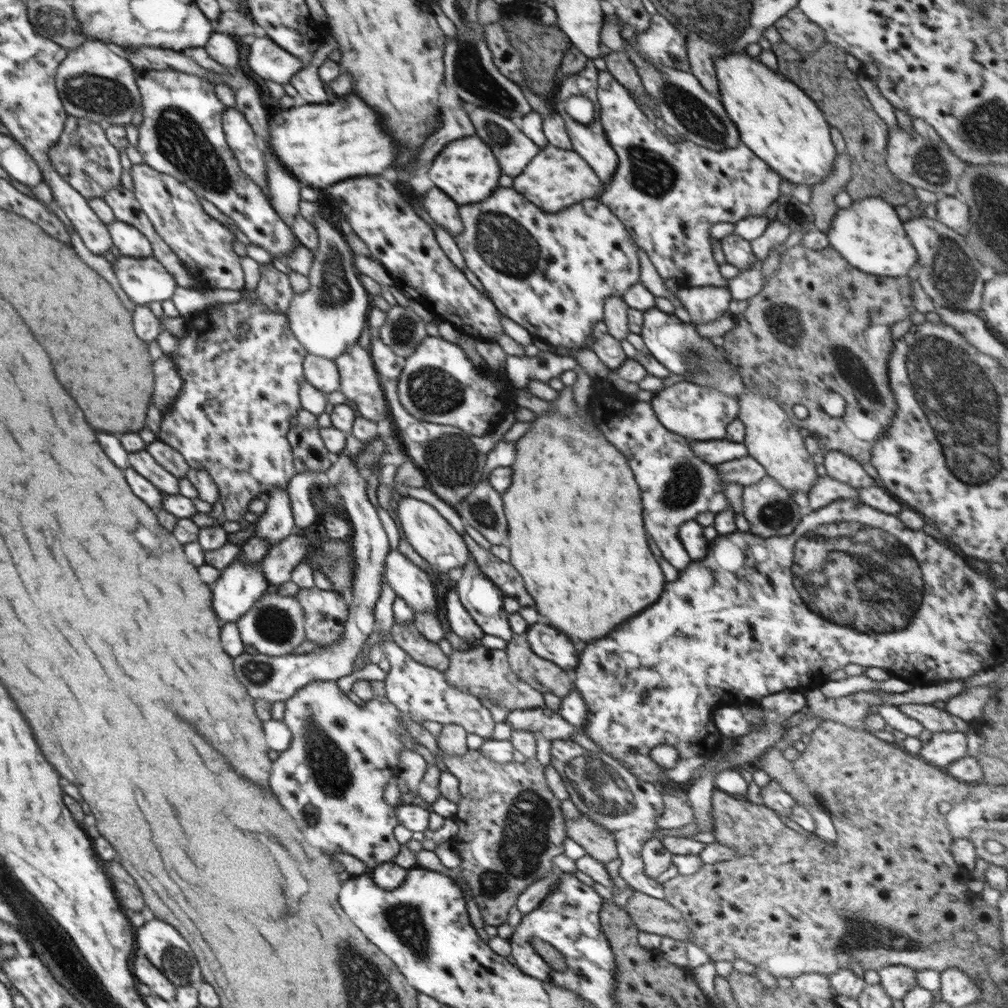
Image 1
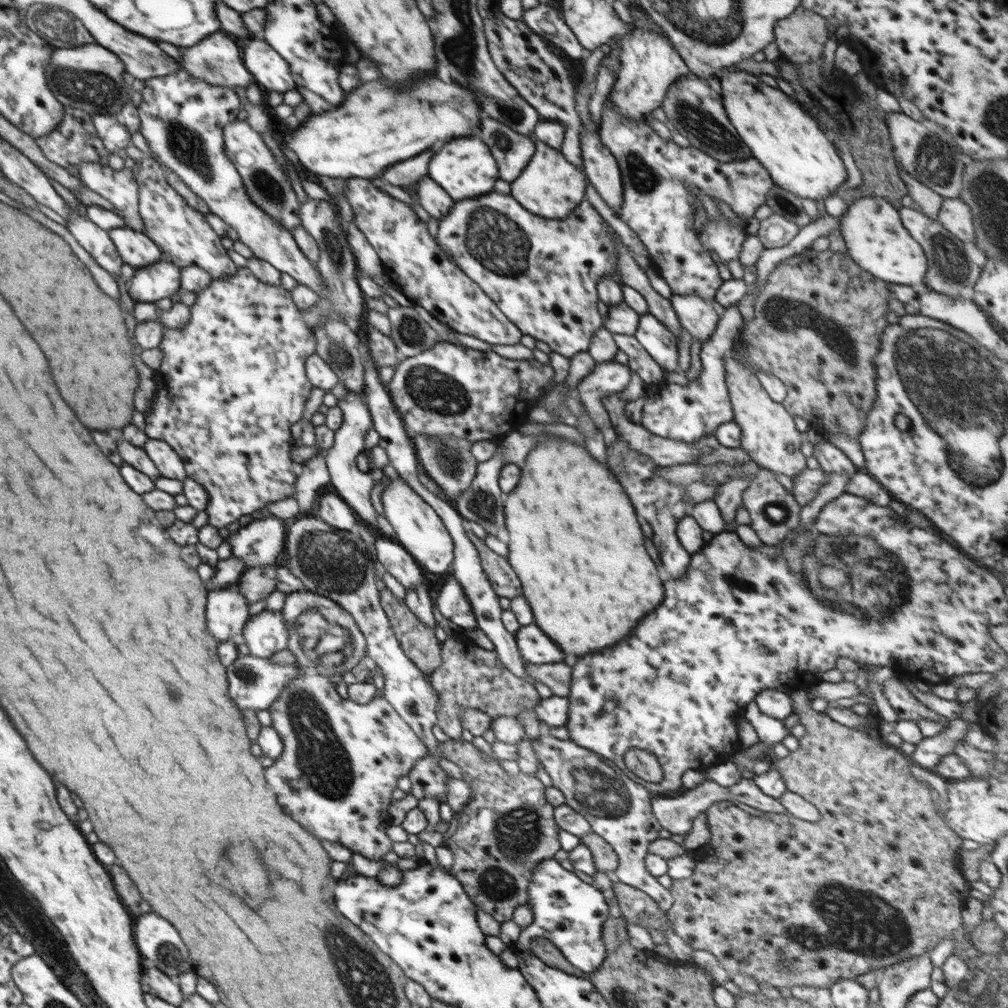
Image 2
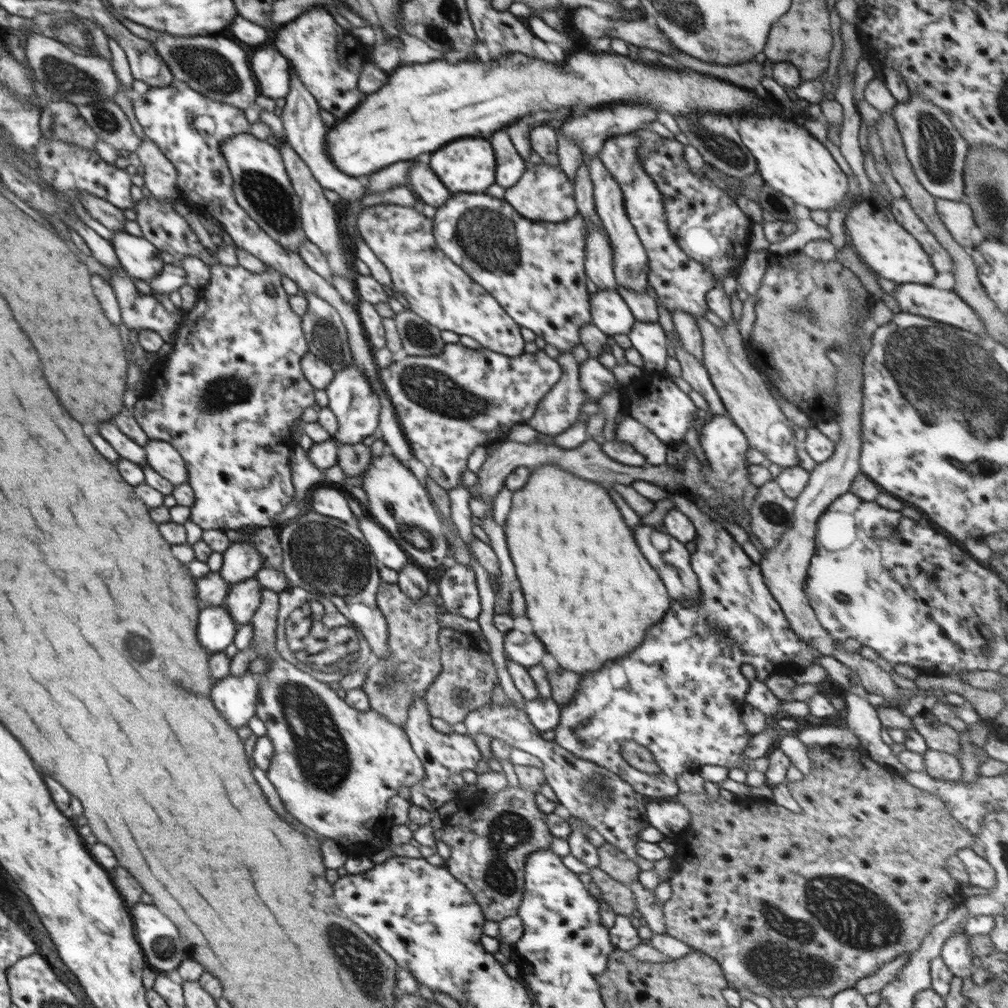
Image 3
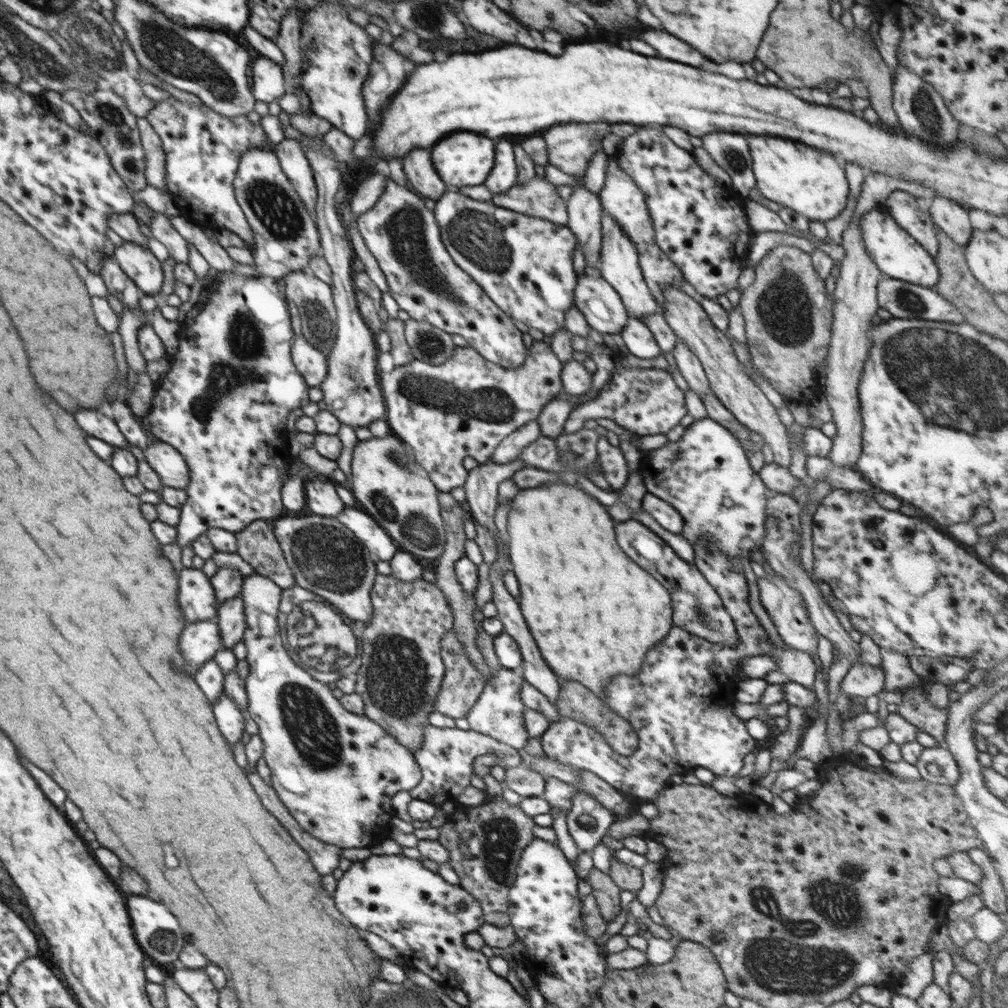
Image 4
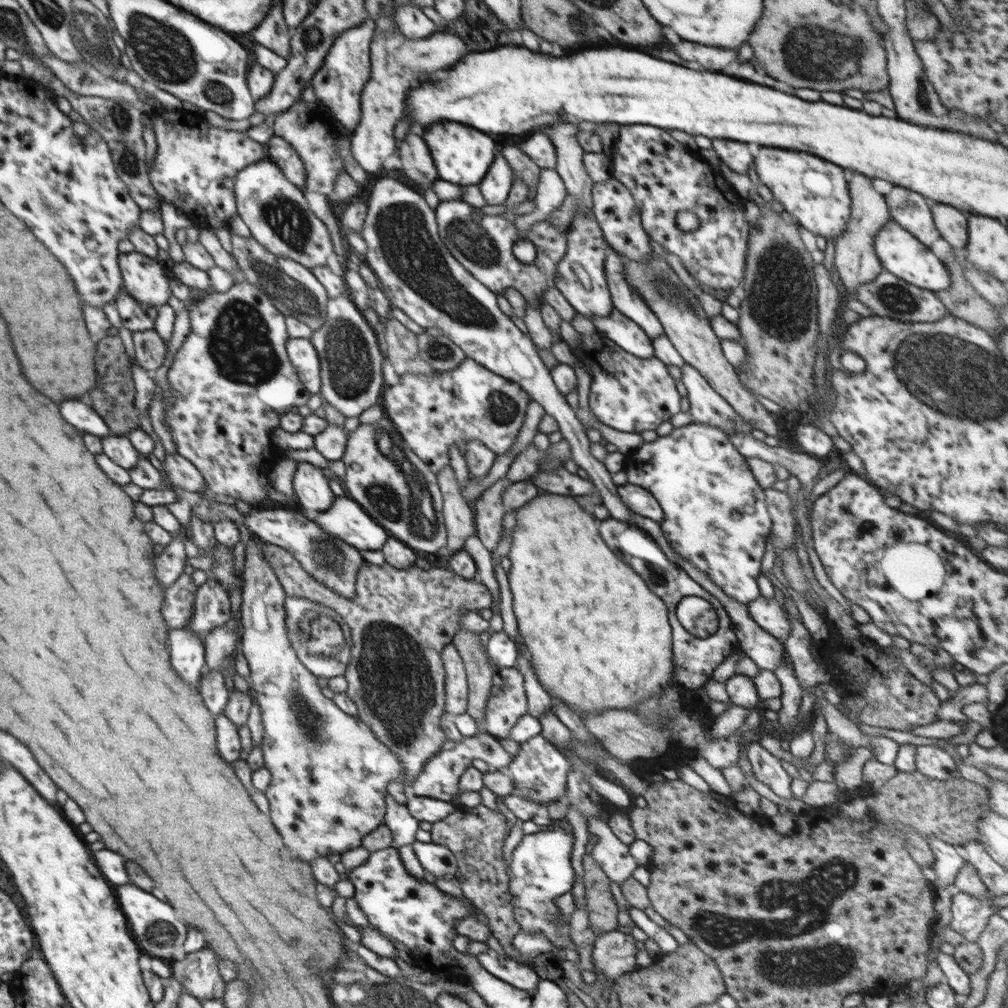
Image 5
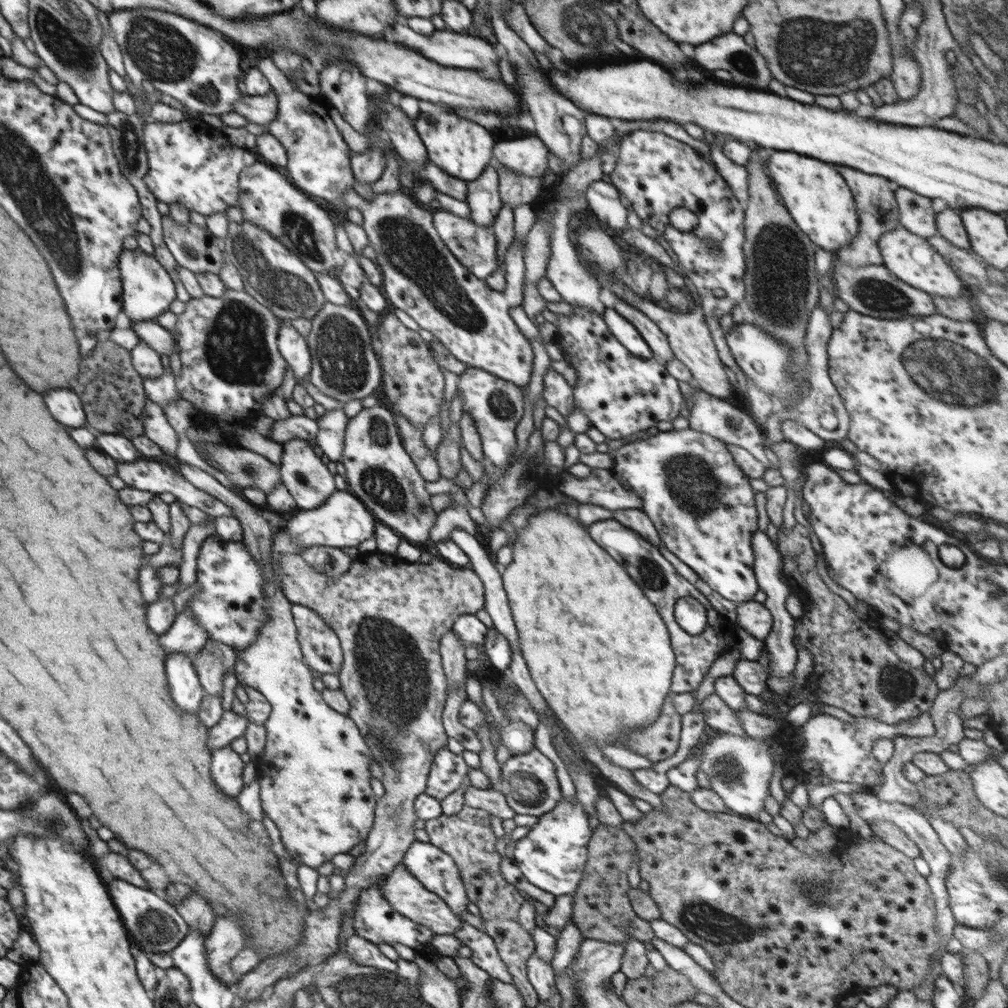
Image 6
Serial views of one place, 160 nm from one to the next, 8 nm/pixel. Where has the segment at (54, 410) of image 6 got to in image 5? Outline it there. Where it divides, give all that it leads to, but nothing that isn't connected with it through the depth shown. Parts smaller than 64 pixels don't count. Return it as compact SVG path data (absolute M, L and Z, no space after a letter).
M66 400L60 406L60 412L64 416L66 422L70 422L72 426L76 426L82 432L94 434L94 436L110 436L114 434L107 425L107 422L84 402L78 400Z

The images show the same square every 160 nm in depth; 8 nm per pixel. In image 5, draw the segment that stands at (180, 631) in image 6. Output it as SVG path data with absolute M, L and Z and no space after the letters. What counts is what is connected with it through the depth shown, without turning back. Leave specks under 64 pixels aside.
M214 577L197 587L192 616L184 630L203 639L232 618L229 594Z

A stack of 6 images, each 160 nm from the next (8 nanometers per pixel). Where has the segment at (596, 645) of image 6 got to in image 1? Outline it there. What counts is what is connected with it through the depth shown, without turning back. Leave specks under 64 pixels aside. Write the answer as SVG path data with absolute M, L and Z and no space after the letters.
M565 386L558 396L551 401L550 414L537 416L530 425L530 430L515 442L516 456L511 466L513 468L512 482L502 493L503 509L507 518L507 547L510 553L510 564L521 574L525 582L528 594L535 600L535 607L539 614L550 620L550 626L568 638L578 638L578 640L594 640L606 636L610 630L614 630L612 624L620 624L646 606L654 604L664 588L664 576L660 570L660 564L656 562L654 554L648 548L648 538L642 522L642 498L638 484L634 480L634 474L628 466L628 461L622 451L619 451L611 442L606 440L603 432L591 421L590 417L584 416L580 409L572 400L570 386Z

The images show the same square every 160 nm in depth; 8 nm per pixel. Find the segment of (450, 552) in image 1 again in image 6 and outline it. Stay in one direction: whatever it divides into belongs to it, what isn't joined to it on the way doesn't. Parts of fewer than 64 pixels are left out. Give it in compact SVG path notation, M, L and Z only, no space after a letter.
M382 405L362 408L362 411L348 421L341 462L346 468L348 486L352 494L367 506L377 521L389 526L402 539L410 542L428 542L430 530L436 524L437 512L431 505L431 495L426 491L427 480L419 473L412 457L404 448L403 438L394 423L393 413Z

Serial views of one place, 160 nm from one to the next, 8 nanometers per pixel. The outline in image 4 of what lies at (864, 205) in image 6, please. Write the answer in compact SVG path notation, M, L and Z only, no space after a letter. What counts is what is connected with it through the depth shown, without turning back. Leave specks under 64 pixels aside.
M861 218L854 219L842 235L841 245L846 250L846 257L836 268L836 271L840 273L837 276L838 281L834 291L833 323L826 358L827 381L824 391L837 428L827 457L836 466L847 469L854 468L862 452L863 424L860 418L858 385L870 352L869 330L873 326L871 320L879 308L877 285L883 277L882 271L876 267L876 263L870 258L863 245L860 226Z

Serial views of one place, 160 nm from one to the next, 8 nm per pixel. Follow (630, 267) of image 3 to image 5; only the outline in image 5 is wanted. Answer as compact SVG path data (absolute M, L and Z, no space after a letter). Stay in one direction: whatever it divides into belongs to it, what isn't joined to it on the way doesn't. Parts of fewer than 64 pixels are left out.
M608 247L605 255L605 274L613 305L630 320L633 320L652 340L657 339L665 330L657 314L646 304L645 299L626 284L624 260L618 253Z

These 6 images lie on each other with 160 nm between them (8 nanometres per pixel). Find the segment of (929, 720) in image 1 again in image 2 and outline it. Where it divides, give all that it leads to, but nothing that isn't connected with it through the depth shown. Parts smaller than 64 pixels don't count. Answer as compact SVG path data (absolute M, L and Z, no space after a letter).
M894 678L882 683L880 686L884 696L890 702L892 708L898 714L898 721L917 721L926 718L934 722L942 722L948 725L950 720L945 716L929 709L925 704L919 702L913 695L902 685L901 678Z

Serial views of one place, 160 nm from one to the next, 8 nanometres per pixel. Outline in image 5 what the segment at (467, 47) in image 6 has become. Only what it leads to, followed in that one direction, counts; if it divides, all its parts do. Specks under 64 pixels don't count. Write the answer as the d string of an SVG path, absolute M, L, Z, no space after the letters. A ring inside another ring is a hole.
M380 16L375 21L375 33L370 45L371 75L361 92L361 119L350 138L354 160L362 166L364 172L374 175L384 169L384 162L396 151L394 128L406 110L404 100L408 84L422 72L446 70L454 66L456 60L460 60L468 52L468 44L452 34L436 32L430 38L408 40L398 26L392 27L392 21L392 18L386 16ZM394 28L396 33L390 31Z

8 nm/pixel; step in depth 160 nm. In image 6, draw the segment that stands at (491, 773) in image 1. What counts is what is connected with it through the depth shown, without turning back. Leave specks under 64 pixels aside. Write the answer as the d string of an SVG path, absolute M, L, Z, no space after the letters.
M464 805L452 816L440 815L425 822L430 844L449 854L459 868L469 902L478 906L485 925L485 933L496 943L499 955L514 977L513 985L525 999L525 1006L534 1007L539 998L528 980L528 959L535 952L535 942L529 932L519 923L519 910L525 901L524 895L509 884L500 871L501 856L496 851L497 838L490 825L491 814L482 809Z

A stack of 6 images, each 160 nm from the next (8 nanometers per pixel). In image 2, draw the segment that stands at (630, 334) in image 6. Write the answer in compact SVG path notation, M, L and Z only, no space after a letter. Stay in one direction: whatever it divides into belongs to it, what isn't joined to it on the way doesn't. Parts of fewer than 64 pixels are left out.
M653 314L639 315L634 336L647 353L663 368L676 371L678 367L677 336Z

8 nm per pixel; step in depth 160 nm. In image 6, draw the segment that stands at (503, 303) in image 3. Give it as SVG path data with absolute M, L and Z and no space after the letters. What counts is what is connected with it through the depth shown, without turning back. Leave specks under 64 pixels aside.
M444 209L433 211L433 225L458 262L480 281L486 281L498 269L497 240L492 226L476 225L470 218L459 218Z

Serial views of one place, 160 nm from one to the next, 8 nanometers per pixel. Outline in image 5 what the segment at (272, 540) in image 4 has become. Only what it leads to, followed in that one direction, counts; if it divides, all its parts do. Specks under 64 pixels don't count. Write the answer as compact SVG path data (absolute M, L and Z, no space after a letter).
M264 543L261 551L265 554L265 559L269 560L271 569L276 573L287 596L307 598L320 605L329 606L349 626L352 648L348 668L343 675L347 682L345 692L355 702L358 718L403 762L407 780L402 783L406 786L406 794L411 797L413 780L421 773L425 762L440 751L444 739L447 738L440 728L440 716L445 712L445 668L441 659L442 650L453 643L454 636L460 629L462 610L480 612L482 609L491 608L493 596L489 588L475 579L462 578L444 567L424 570L414 564L406 570L398 570L387 562L376 566L364 561L357 576L355 597L344 598L312 578L296 558L281 546Z

